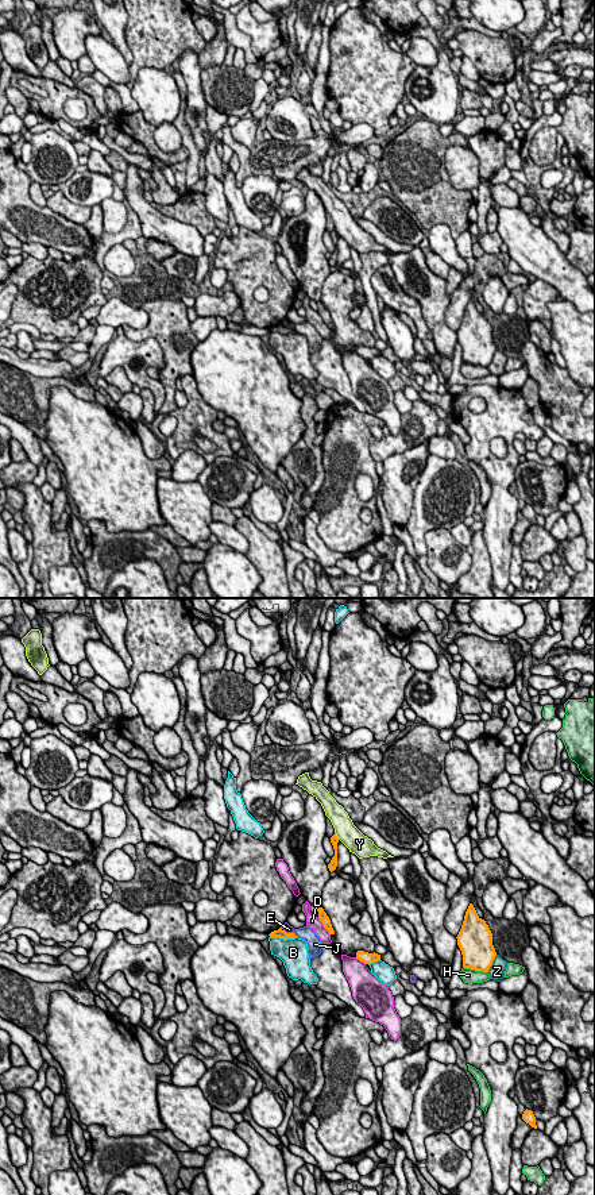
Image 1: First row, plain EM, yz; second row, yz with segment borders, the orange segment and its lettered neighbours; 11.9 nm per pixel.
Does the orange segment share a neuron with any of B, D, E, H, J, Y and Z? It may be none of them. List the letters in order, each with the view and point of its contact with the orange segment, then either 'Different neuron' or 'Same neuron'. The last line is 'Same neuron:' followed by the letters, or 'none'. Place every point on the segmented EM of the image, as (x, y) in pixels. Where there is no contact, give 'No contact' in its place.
B: Touches orange at yz (284, 939). Different neuron
D: Touches orange at yz (324, 926). Different neuron
E: Touches orange at yz (289, 933). Different neuron
H: Touches orange at yz (475, 970). Different neuron
J: Touches orange at yz (294, 935). Different neuron
Y: Touches orange at yz (336, 836). Different neuron
Z: Touches orange at yz (491, 964). Different neuron
Same neuron: none

